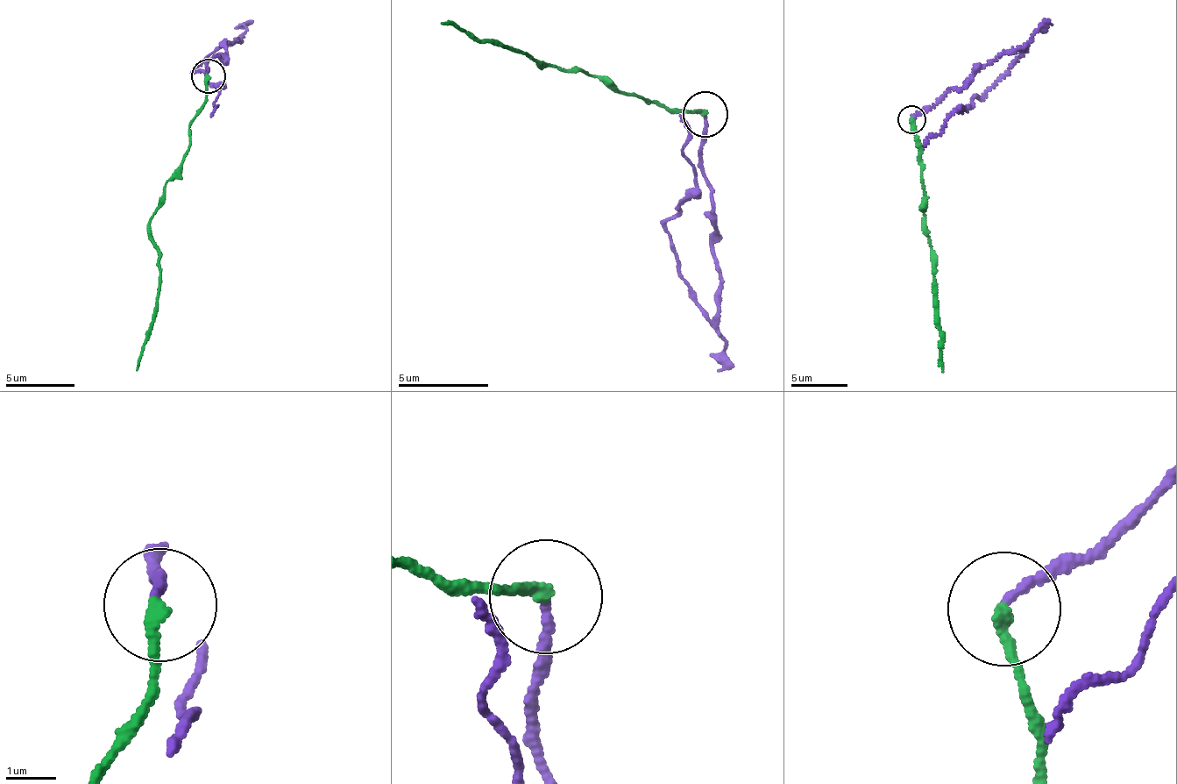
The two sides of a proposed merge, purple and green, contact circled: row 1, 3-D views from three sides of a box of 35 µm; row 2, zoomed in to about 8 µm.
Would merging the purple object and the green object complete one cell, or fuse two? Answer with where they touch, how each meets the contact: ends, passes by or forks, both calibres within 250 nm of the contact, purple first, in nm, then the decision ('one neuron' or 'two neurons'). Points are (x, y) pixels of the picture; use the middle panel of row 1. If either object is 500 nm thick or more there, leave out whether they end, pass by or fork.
at (705, 114); purple ends there; green ends there; 170 nm thick on the purple side, 240 nm on the other; two neurons

